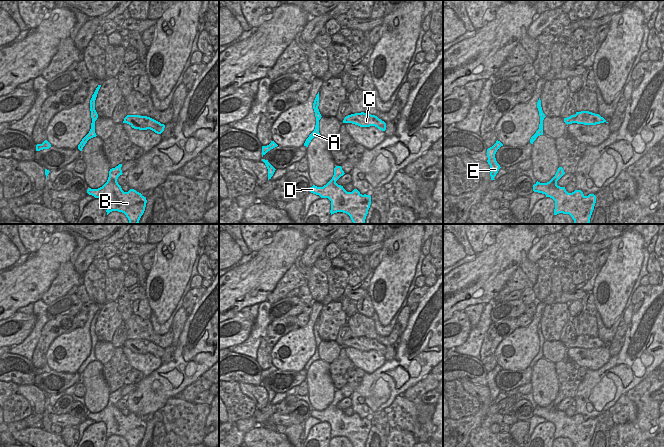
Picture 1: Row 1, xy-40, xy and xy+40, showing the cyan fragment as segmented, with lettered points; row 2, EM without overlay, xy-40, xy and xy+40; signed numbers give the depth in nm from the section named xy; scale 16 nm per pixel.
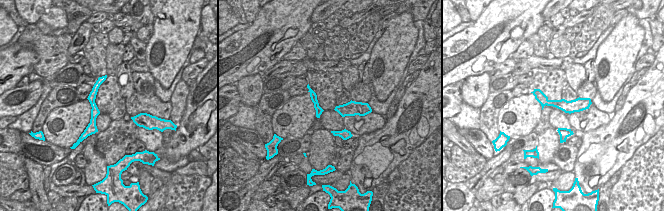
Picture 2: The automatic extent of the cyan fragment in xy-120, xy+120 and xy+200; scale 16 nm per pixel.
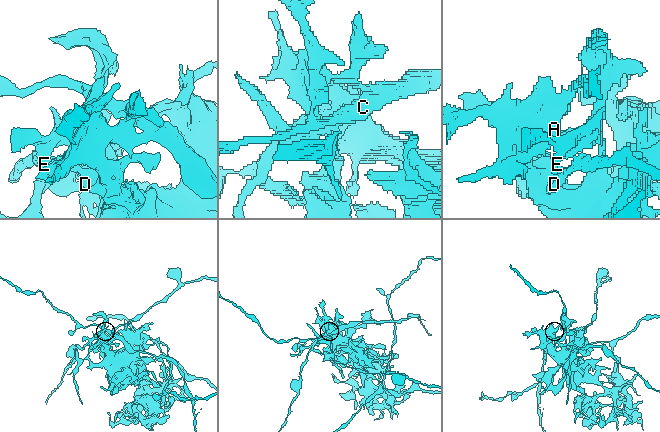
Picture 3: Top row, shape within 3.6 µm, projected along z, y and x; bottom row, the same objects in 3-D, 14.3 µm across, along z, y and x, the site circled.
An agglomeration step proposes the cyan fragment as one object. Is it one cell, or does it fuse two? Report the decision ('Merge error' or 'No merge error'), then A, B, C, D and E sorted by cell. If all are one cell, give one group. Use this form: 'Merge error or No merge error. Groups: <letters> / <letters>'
Merge error. Groups: A B D E / C.

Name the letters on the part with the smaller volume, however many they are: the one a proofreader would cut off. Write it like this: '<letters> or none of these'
C

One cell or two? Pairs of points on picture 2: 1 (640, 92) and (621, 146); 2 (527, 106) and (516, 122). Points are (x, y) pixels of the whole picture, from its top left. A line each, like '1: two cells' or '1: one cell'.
1: one cell
2: one cell

